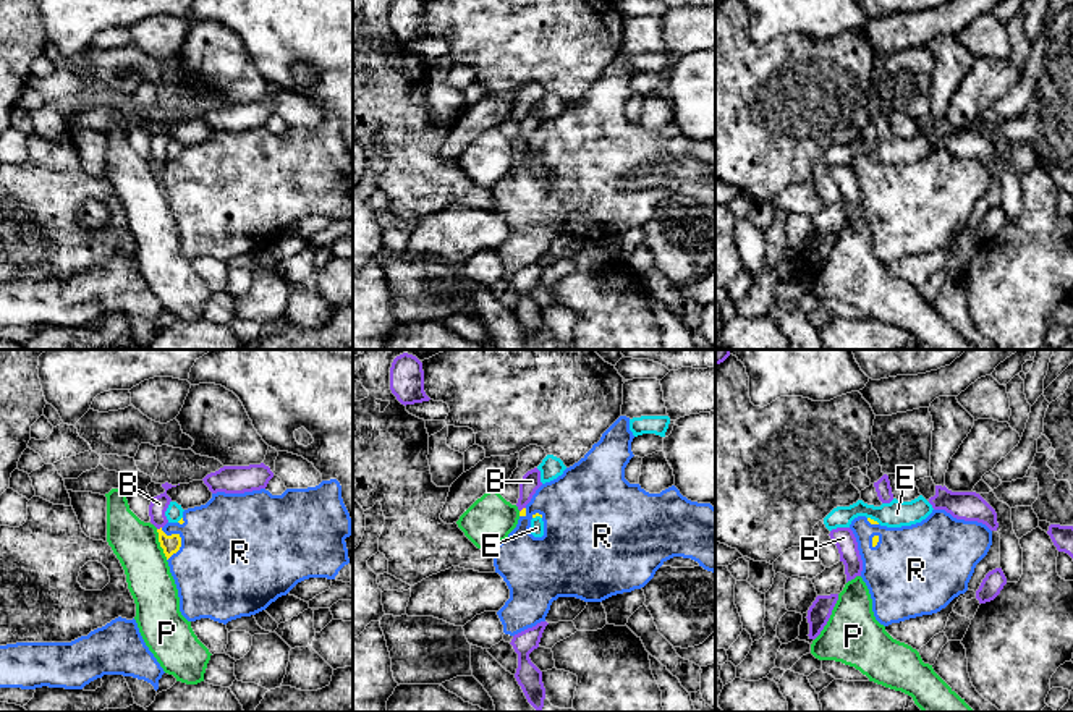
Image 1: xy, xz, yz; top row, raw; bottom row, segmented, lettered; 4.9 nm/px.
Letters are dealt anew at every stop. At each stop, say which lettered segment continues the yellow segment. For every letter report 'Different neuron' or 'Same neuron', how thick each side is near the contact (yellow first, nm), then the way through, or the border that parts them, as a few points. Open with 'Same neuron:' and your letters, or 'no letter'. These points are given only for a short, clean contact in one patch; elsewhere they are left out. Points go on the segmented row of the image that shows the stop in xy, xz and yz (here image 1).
Same neuron: R
B: Different neuron. Thickness 90 nm (yellow) against 90 nm. Boundary: xy (161, 526), (157, 529)
E: Different neuron. Thickness 20 nm (yellow) against 140 nm. Boundary: yz (868, 517), (879, 523)
P: Different neuron. Thickness 90 nm (yellow) against 220 nm. Boundary: xy (156, 529), (159, 546), (167, 559)
R: Same neuron. Thickness 90 nm (yellow) against 480 nm

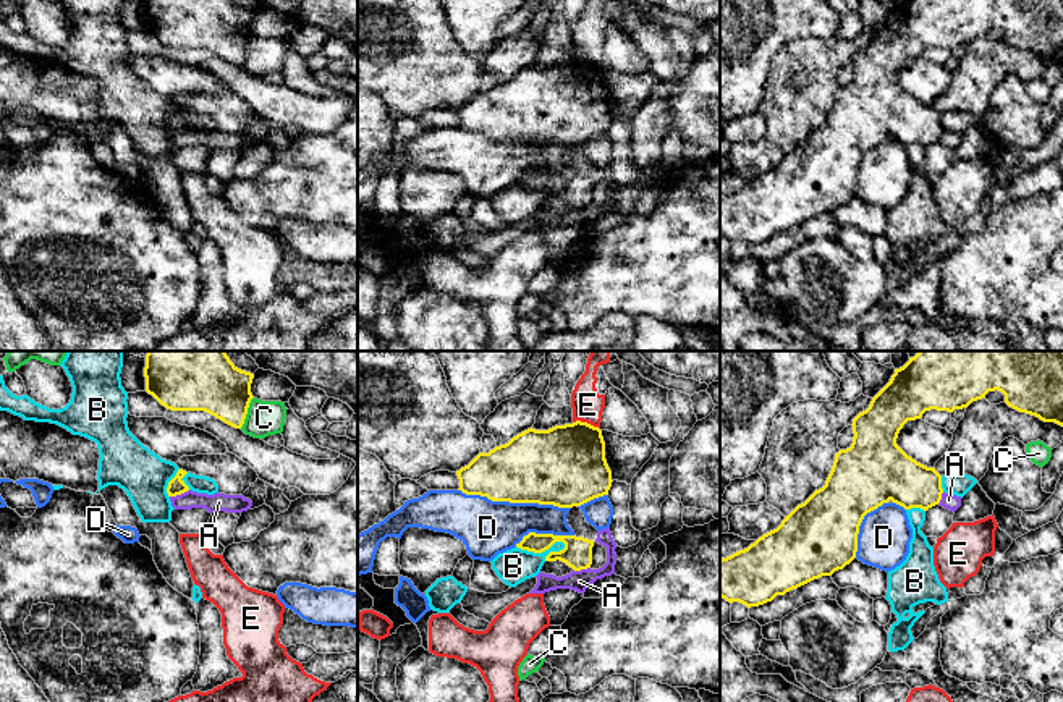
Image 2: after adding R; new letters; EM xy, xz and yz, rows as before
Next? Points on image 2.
Same neuron: no letter
A: Different neuron. Thickness 80 nm (yellow) against 100 nm
B: Different neuron. Thickness 140 nm (yellow) against 180 nm
C: Different neuron. Thickness 300 nm (yellow) against 180 nm
D: Different neuron. Thickness 360 nm (yellow) against 280 nm
E: Different neuron. Thickness 400 nm (yellow) against 160 nm

